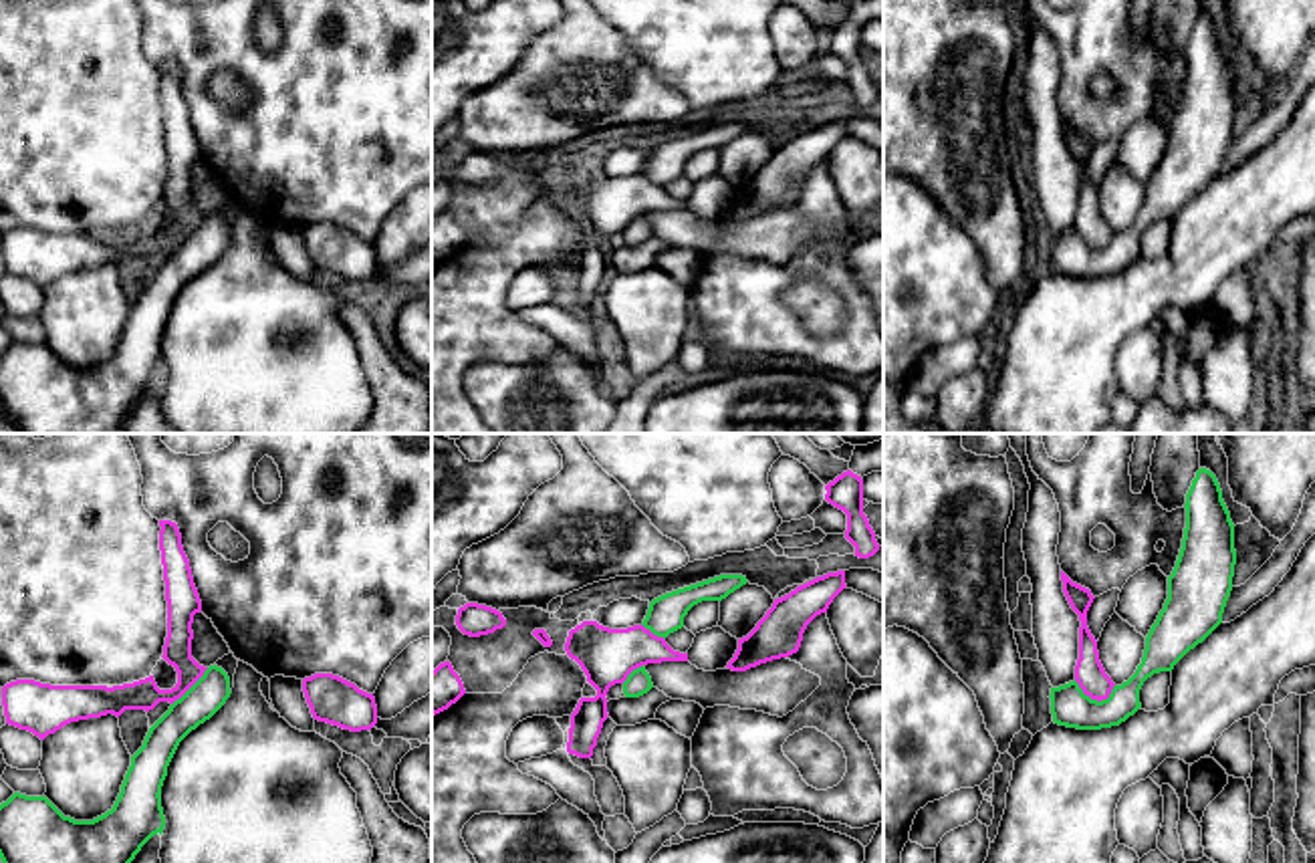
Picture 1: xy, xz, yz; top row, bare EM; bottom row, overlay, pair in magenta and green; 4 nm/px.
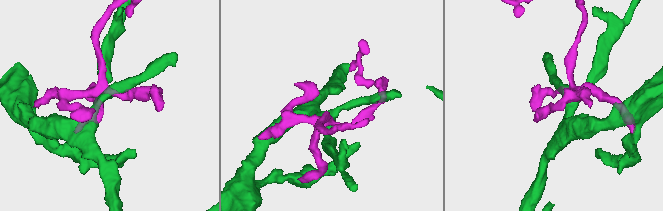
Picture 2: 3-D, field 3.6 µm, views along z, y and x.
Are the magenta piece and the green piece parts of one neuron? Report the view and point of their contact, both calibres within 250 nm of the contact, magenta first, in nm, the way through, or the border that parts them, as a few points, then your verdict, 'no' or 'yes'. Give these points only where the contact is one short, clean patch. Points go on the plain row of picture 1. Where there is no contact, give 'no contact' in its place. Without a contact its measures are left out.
yz (1094, 247) | 120/160 nm | along yz (1073, 228), (1086, 242), (1098, 249), (1104, 249), (1114, 236) | no

